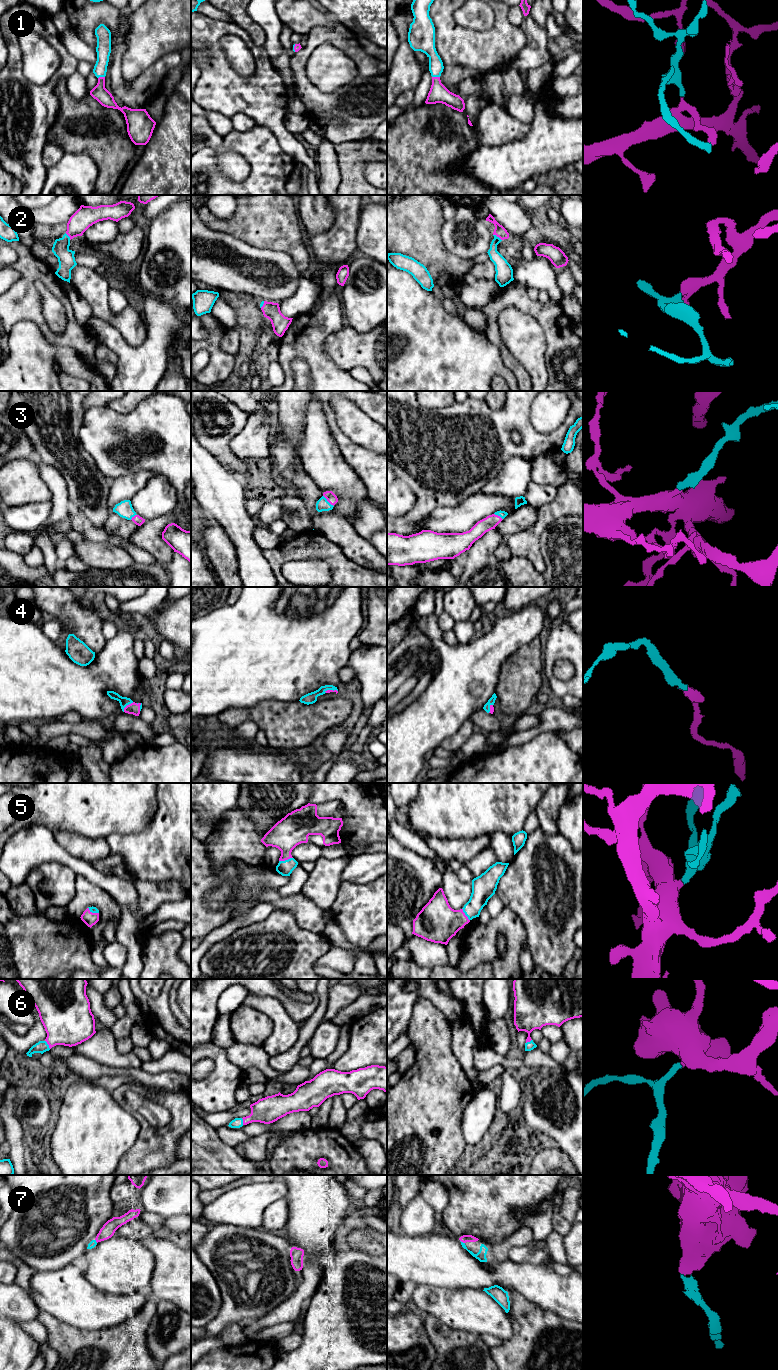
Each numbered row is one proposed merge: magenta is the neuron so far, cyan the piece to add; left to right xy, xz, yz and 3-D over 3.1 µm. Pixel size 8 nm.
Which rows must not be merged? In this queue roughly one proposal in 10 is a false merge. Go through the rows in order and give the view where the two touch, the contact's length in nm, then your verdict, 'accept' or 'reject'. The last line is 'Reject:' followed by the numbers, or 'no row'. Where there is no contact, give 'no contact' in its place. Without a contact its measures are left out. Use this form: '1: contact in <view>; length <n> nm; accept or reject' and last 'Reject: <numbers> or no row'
1: contact in yz; length 60 nm; accept
2: contact in yz; length 90 nm; accept
3: contact in xz; length 130 nm; accept
4: contact in xy; length 120 nm; accept
5: contact in xz; length 120 nm; accept
6: contact in xy; length 80 nm; accept
7: contact in yz; length 50 nm; accept
Reject: no row

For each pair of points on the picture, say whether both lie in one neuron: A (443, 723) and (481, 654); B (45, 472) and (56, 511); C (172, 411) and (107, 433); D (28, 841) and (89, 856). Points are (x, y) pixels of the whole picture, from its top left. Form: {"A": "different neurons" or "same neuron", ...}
{"A": "same neuron", "B": "same neuron", "C": "same neuron", "D": "different neurons"}

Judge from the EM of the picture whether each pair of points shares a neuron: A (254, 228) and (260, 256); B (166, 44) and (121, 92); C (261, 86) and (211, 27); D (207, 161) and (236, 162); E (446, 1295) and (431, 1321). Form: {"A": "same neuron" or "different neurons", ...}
{"A": "different neurons", "B": "different neurons", "C": "same neuron", "D": "different neurons", "E": "different neurons"}

